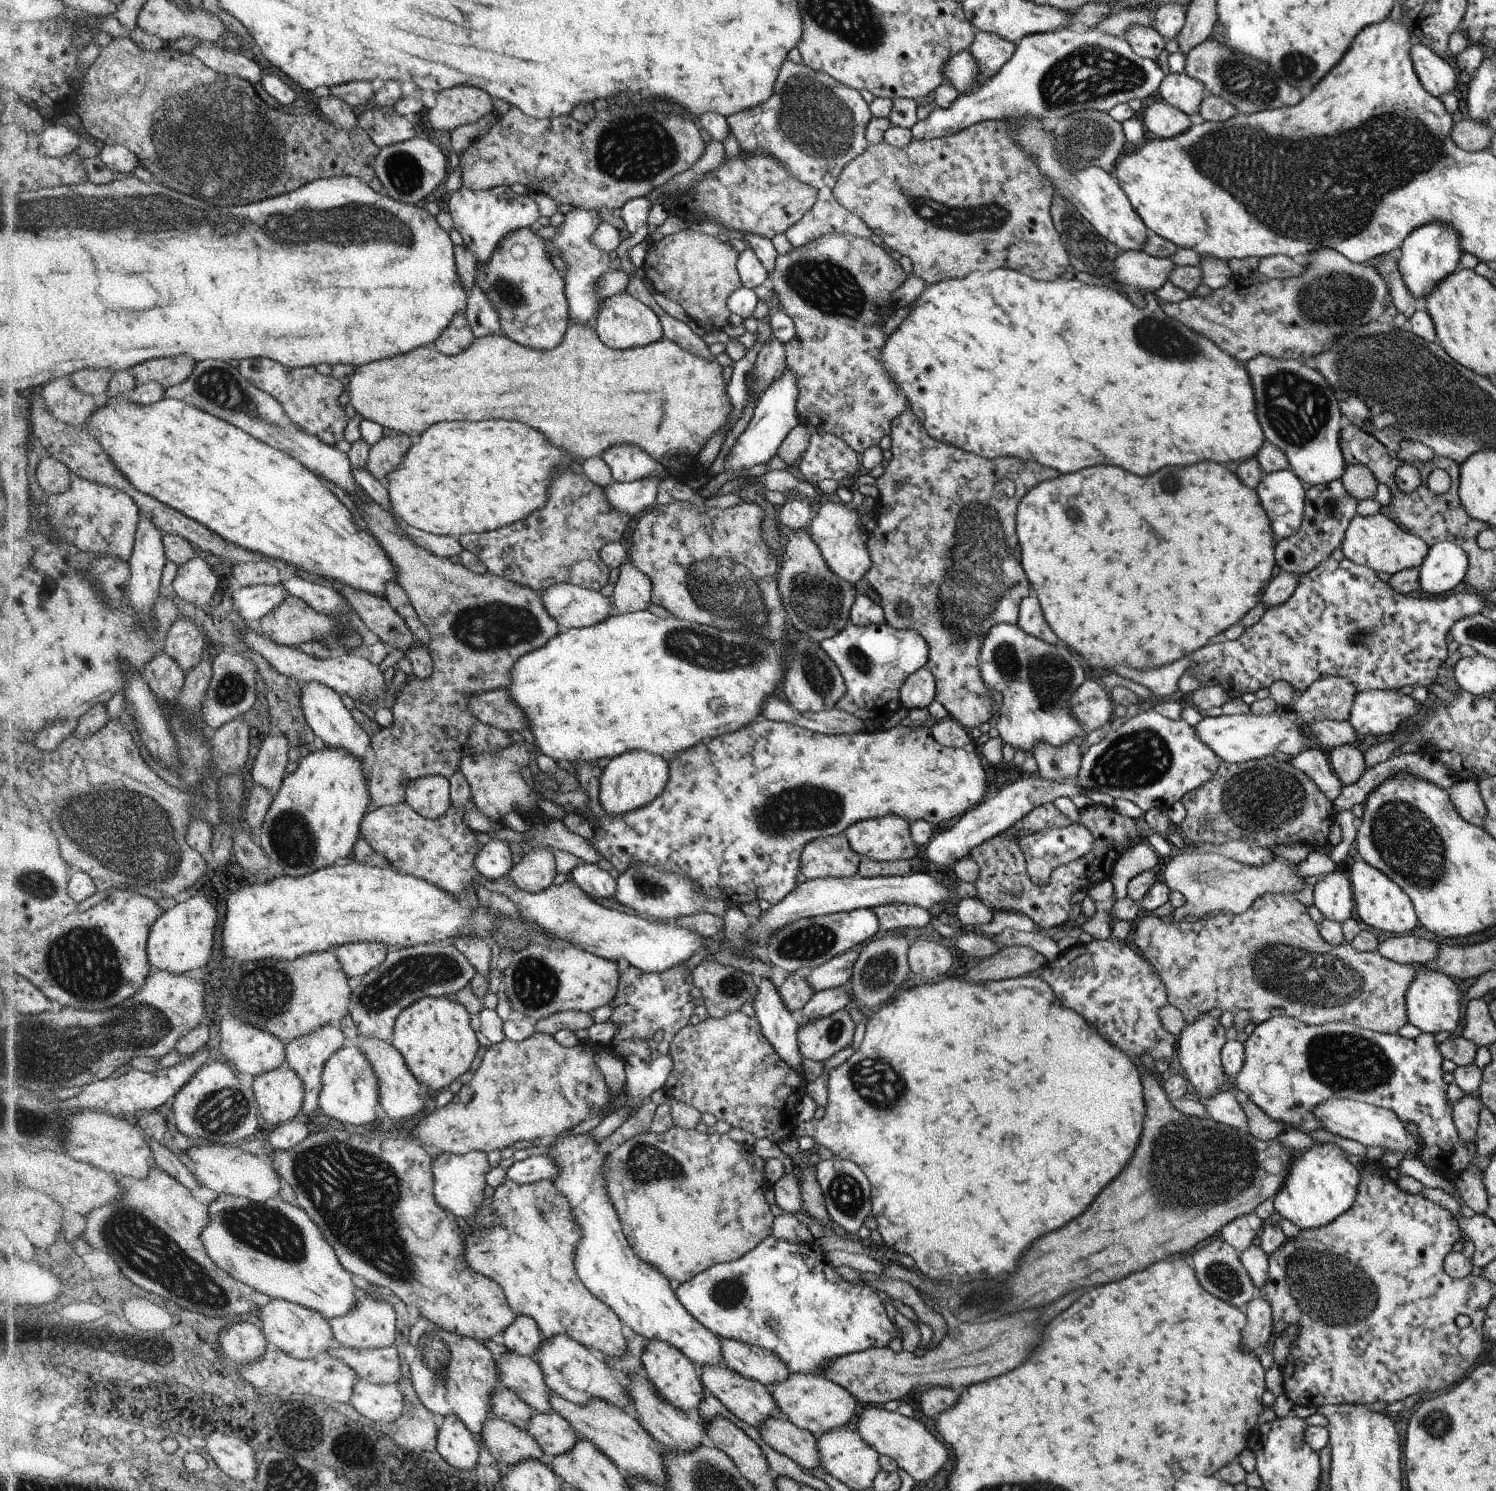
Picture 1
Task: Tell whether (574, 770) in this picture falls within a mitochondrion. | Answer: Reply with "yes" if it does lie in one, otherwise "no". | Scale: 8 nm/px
no

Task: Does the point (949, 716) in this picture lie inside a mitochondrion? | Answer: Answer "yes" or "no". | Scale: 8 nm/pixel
no

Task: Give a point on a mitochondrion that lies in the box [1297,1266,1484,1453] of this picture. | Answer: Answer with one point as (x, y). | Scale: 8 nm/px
(1436, 1421)

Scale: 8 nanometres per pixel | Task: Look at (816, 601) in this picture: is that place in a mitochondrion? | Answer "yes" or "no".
yes

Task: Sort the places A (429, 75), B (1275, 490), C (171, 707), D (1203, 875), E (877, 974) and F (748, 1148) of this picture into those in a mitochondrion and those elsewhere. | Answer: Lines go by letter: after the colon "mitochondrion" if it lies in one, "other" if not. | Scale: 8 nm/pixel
A: other
B: other
C: other
D: mitochondrion
E: mitochondrion
F: other

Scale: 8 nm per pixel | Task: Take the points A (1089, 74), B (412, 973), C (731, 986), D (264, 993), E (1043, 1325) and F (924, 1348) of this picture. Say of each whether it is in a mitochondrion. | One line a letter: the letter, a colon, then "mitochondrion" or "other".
A: mitochondrion
B: mitochondrion
C: mitochondrion
D: mitochondrion
E: other
F: other

